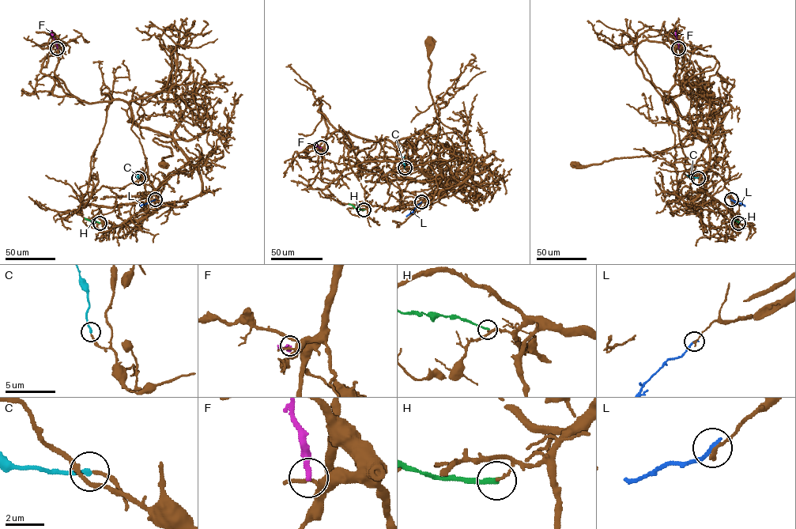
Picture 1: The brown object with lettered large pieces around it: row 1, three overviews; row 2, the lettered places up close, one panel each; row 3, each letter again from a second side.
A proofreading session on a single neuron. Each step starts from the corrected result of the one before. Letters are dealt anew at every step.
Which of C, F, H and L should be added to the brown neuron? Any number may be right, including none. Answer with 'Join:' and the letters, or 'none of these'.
Join: C

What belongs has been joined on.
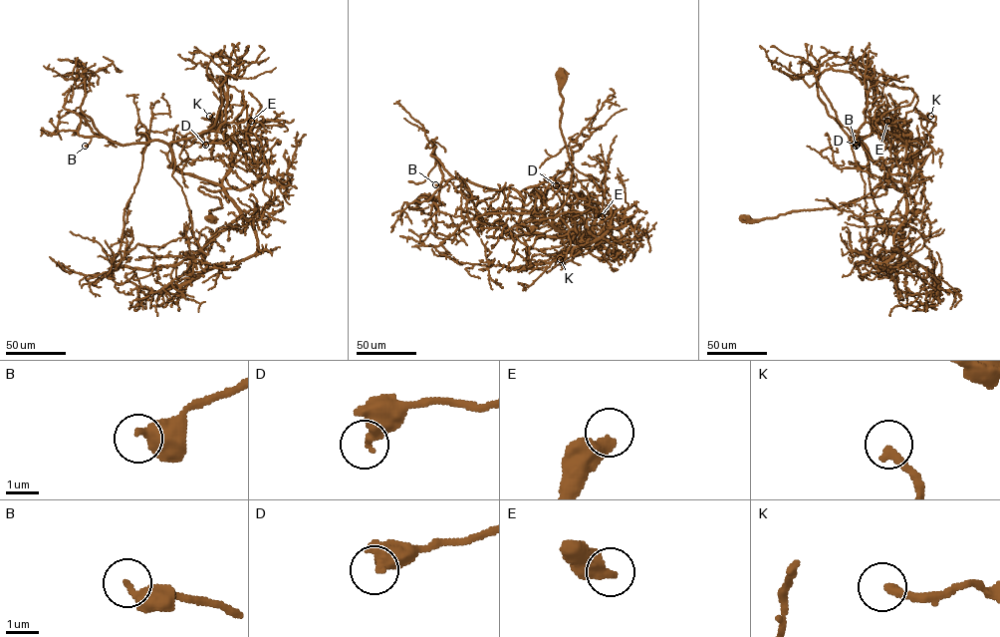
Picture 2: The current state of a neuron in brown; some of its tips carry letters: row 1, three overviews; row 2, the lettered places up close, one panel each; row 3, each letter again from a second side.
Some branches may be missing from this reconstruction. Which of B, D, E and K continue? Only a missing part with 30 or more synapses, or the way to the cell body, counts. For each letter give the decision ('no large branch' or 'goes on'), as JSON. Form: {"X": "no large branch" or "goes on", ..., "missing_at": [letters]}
{"B": "no large branch", "D": "no large branch", "E": "no large branch", "K": "goes on", "missing_at": ["K"]}

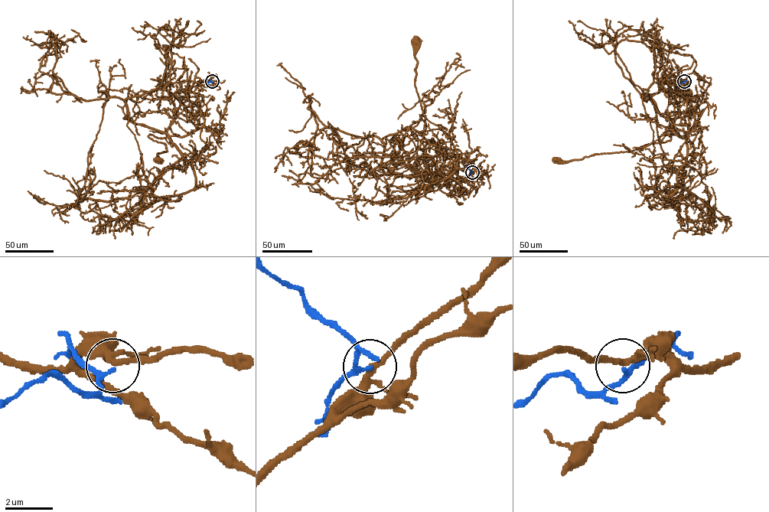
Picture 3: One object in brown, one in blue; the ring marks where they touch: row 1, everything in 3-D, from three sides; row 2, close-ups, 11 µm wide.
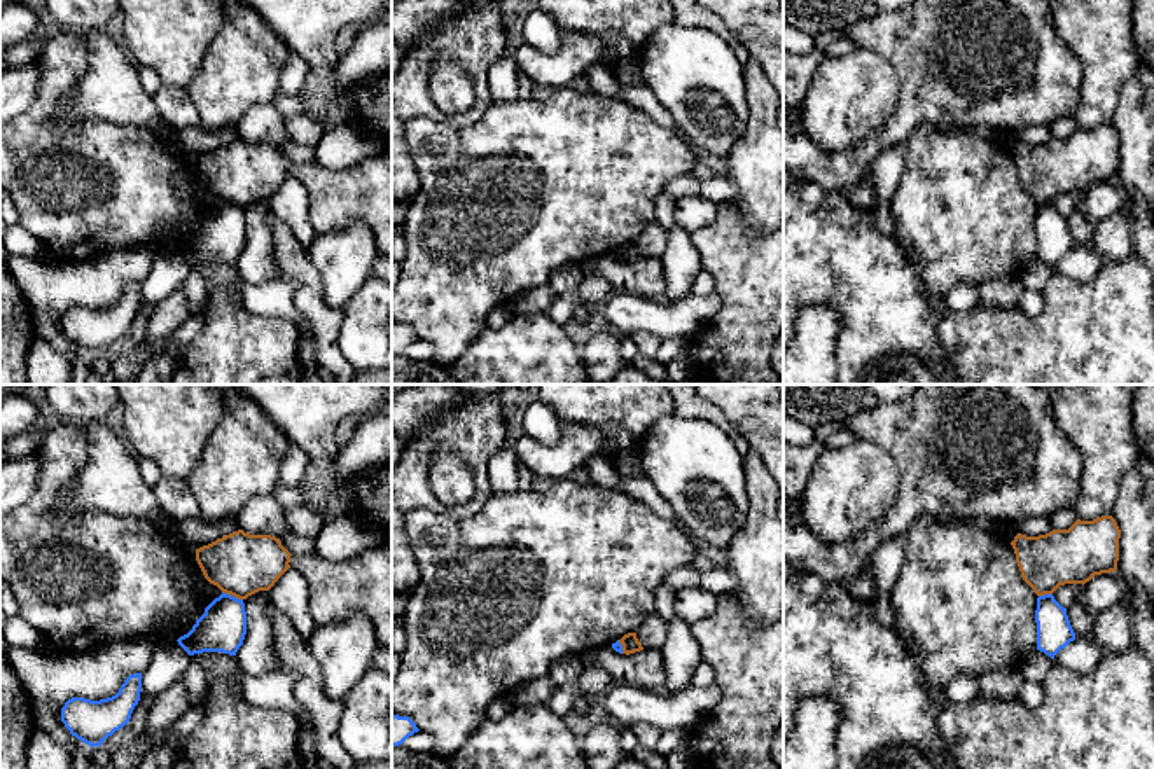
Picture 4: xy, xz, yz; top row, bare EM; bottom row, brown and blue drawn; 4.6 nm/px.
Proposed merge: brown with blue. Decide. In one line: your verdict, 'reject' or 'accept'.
reject

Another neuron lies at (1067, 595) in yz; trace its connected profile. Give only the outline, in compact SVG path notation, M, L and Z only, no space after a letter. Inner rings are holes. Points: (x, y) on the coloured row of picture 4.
M1065 584L1060 585L1053 596L1063 606L1070 608L1072 605L1082 601L1084 585L1082 584Z

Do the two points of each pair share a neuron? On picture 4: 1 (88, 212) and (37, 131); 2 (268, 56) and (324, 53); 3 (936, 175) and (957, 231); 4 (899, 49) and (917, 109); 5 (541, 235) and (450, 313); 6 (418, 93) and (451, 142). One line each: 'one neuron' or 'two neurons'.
1: one neuron
2: two neurons
3: one neuron
4: one neuron
5: one neuron
6: two neurons

